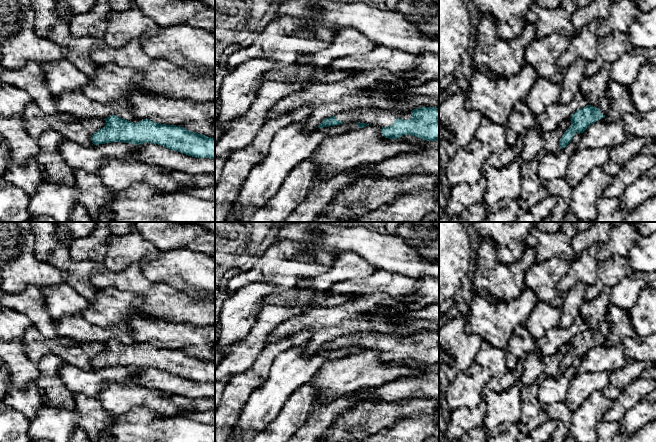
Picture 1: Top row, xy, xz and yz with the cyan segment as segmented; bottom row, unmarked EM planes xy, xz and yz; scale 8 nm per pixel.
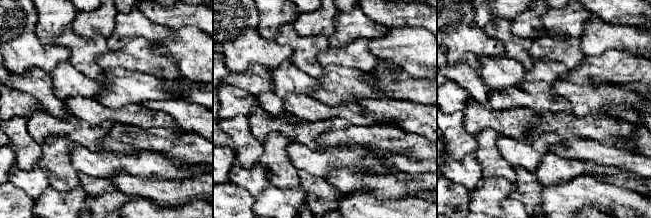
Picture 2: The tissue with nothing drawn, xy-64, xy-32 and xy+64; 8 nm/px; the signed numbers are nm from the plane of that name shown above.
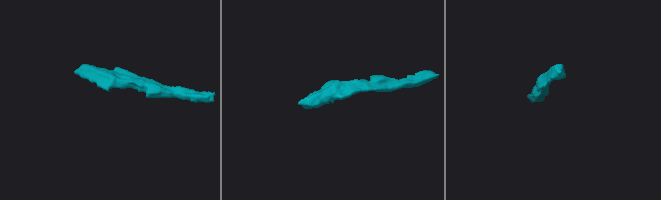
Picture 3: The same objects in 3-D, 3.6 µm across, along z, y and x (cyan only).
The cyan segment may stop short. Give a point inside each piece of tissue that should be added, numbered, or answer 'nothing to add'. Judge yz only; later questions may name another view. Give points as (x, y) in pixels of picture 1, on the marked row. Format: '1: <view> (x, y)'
1: yz (604, 104)

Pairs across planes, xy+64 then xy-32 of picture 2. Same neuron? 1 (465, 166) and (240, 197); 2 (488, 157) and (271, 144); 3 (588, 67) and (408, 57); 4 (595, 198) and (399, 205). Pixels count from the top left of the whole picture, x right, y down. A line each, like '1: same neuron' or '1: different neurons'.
1: different neurons
2: same neuron
3: different neurons
4: same neuron

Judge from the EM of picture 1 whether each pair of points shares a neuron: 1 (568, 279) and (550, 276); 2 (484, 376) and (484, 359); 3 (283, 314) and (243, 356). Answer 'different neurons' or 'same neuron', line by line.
1: different neurons
2: different neurons
3: same neuron

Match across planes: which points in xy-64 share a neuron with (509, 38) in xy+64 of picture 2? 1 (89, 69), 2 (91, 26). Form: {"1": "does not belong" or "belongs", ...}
{"1": "belongs", "2": "does not belong"}

